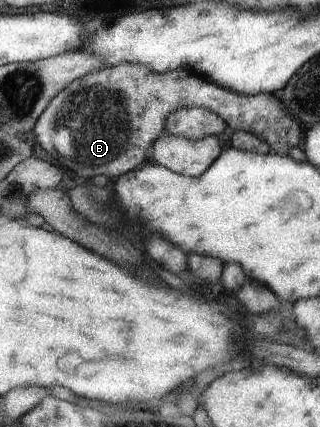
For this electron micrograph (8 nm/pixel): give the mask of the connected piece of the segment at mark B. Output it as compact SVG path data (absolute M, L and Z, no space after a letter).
M131 63L98 69L70 83L42 112L33 131L39 145L43 149L48 149L50 153L54 153L56 157L62 157L60 163L70 167L72 171L84 177L94 177L94 175L117 177L126 173L128 169L134 170L134 167L144 159L146 147L162 131L162 123L166 121L166 117L182 107L199 107L218 114L225 125L233 130L256 135L267 143L272 151L286 151L288 147L300 145L300 139L302 139L298 121L296 125L294 121L290 121L290 115L286 113L282 103L276 97L272 97L272 94L260 92L251 96L236 93L232 89L224 89L222 85L207 82L204 77L198 77L184 68L156 73L156 71L150 71L148 65Z

